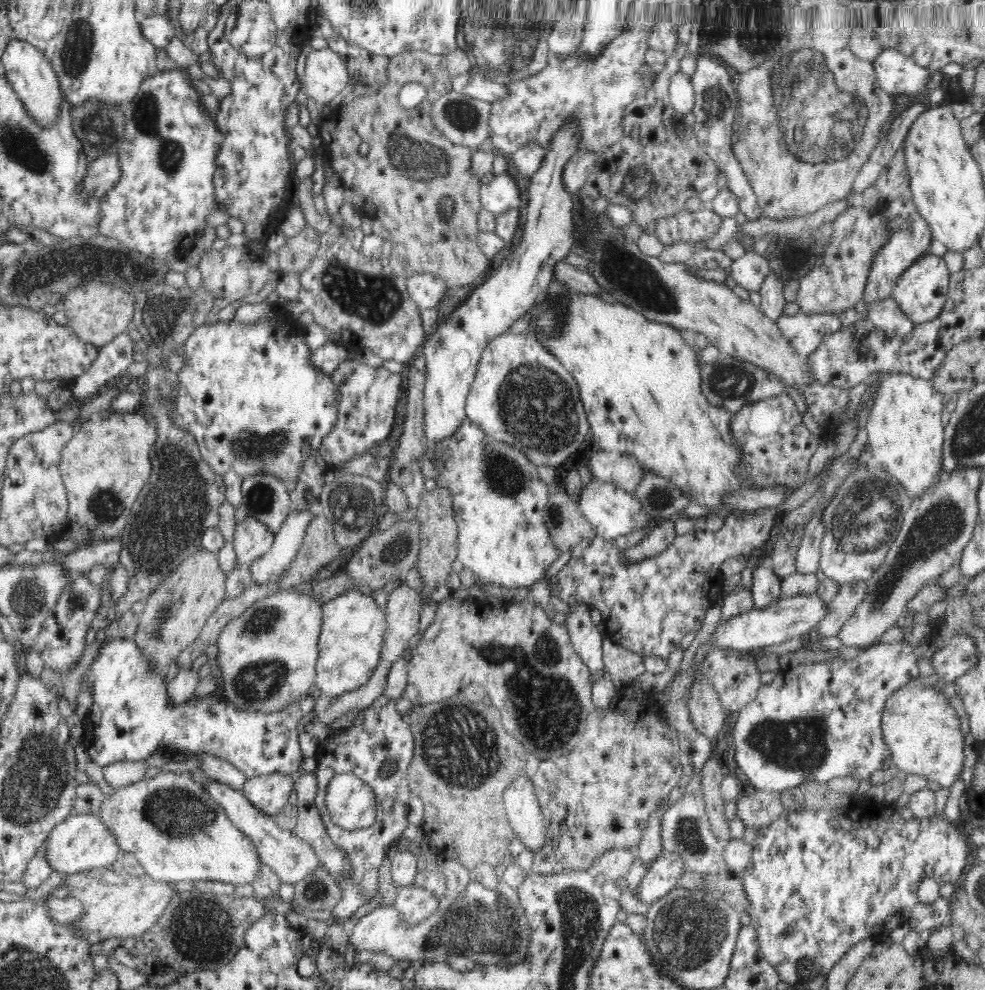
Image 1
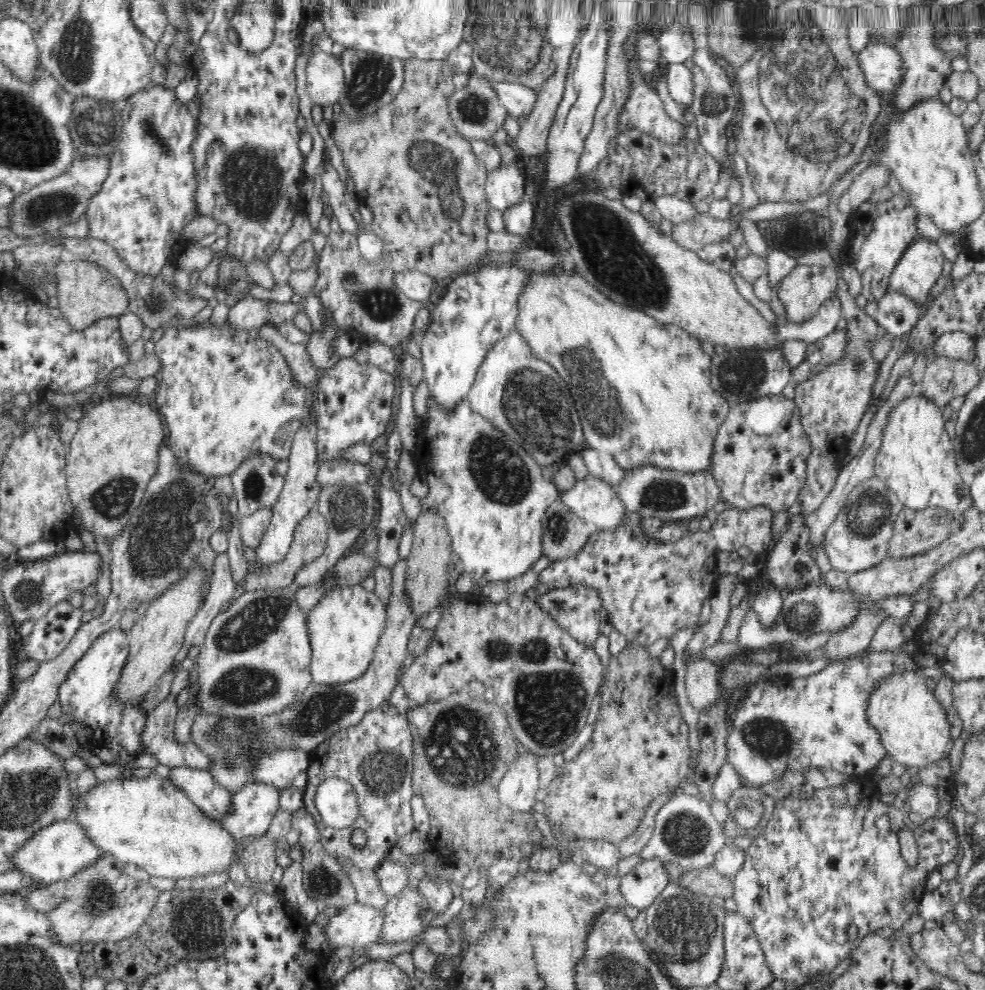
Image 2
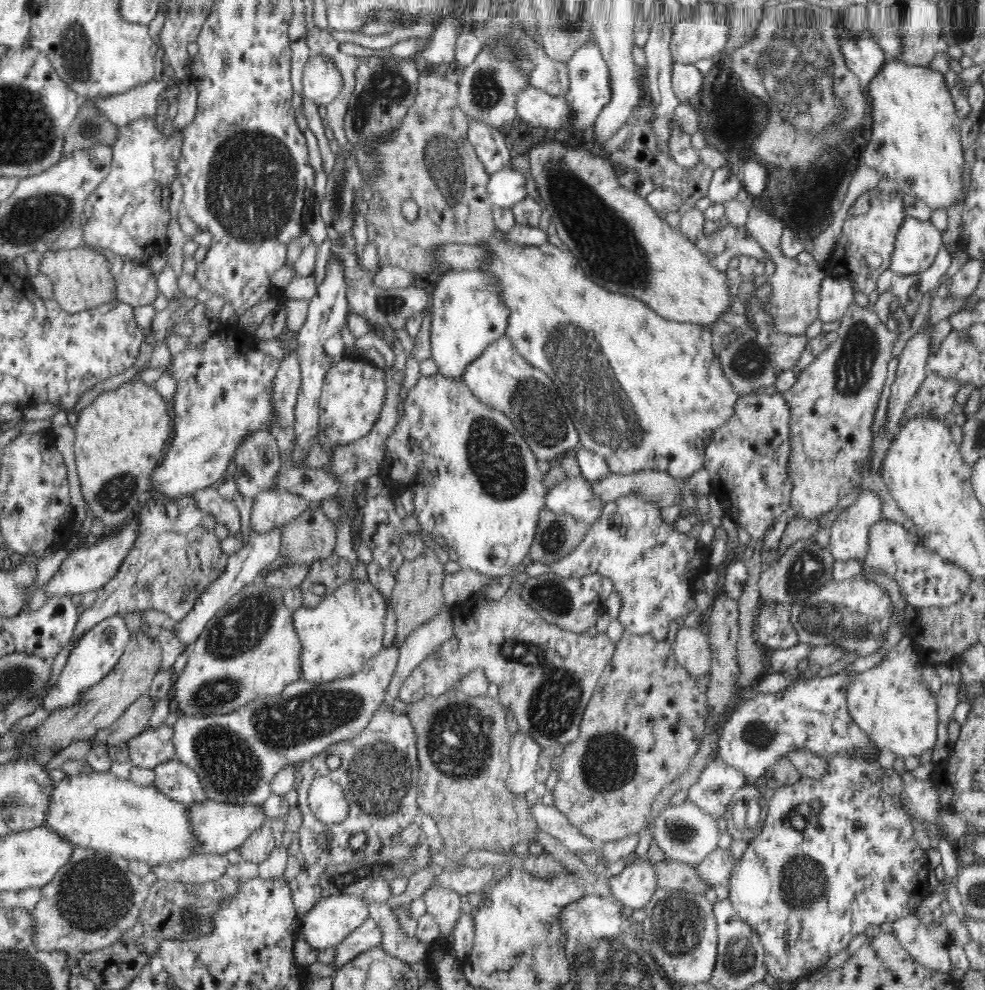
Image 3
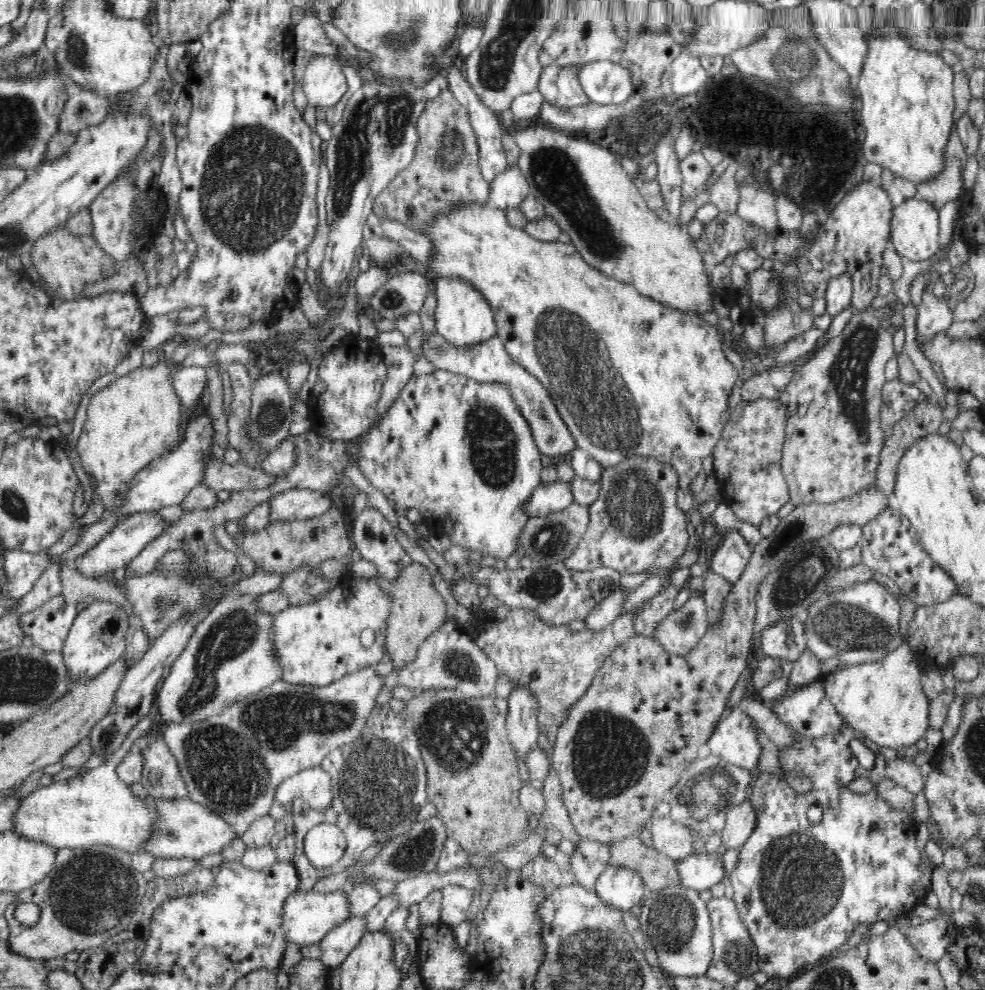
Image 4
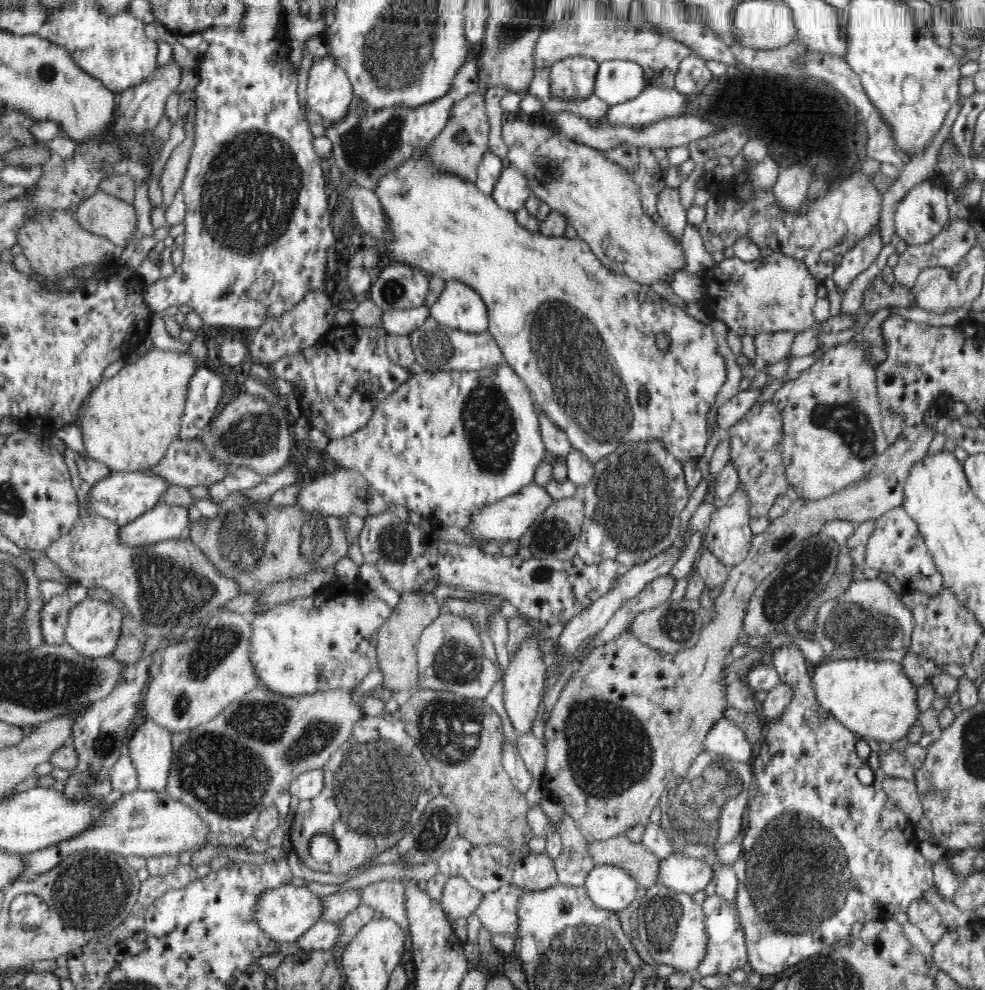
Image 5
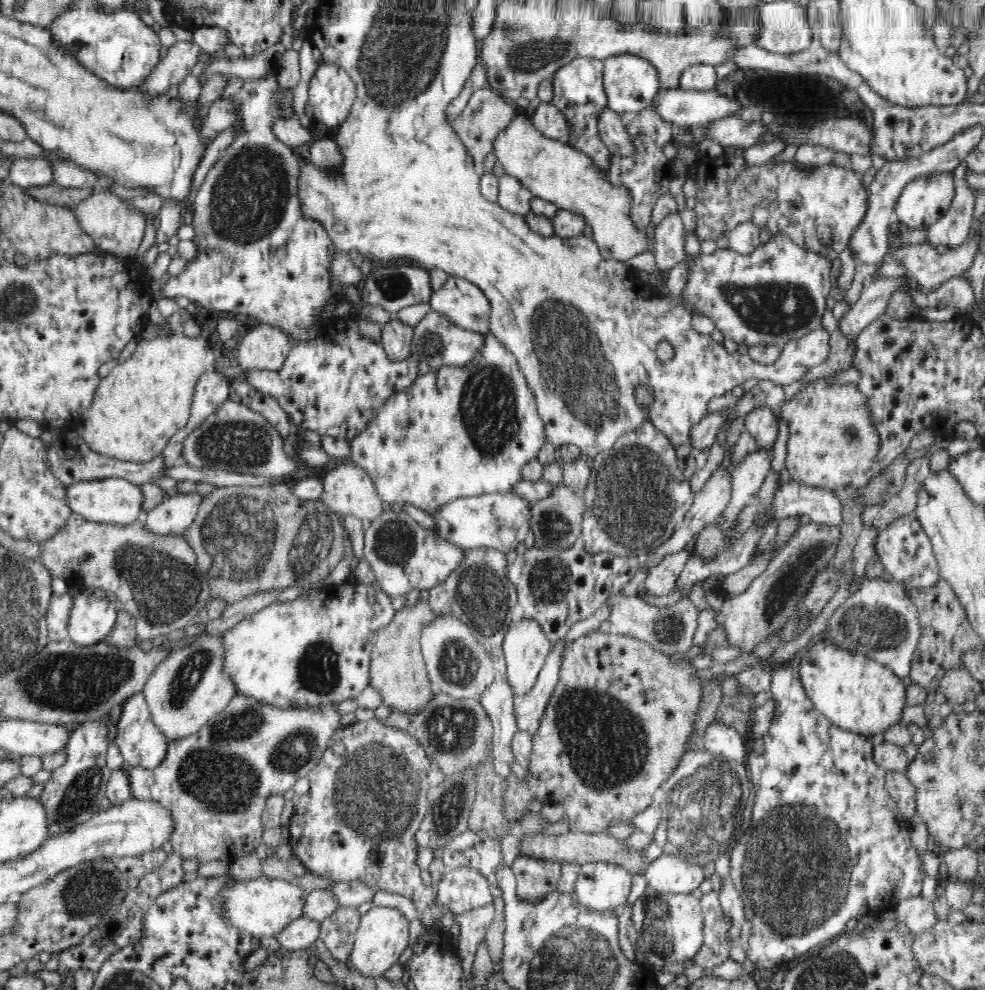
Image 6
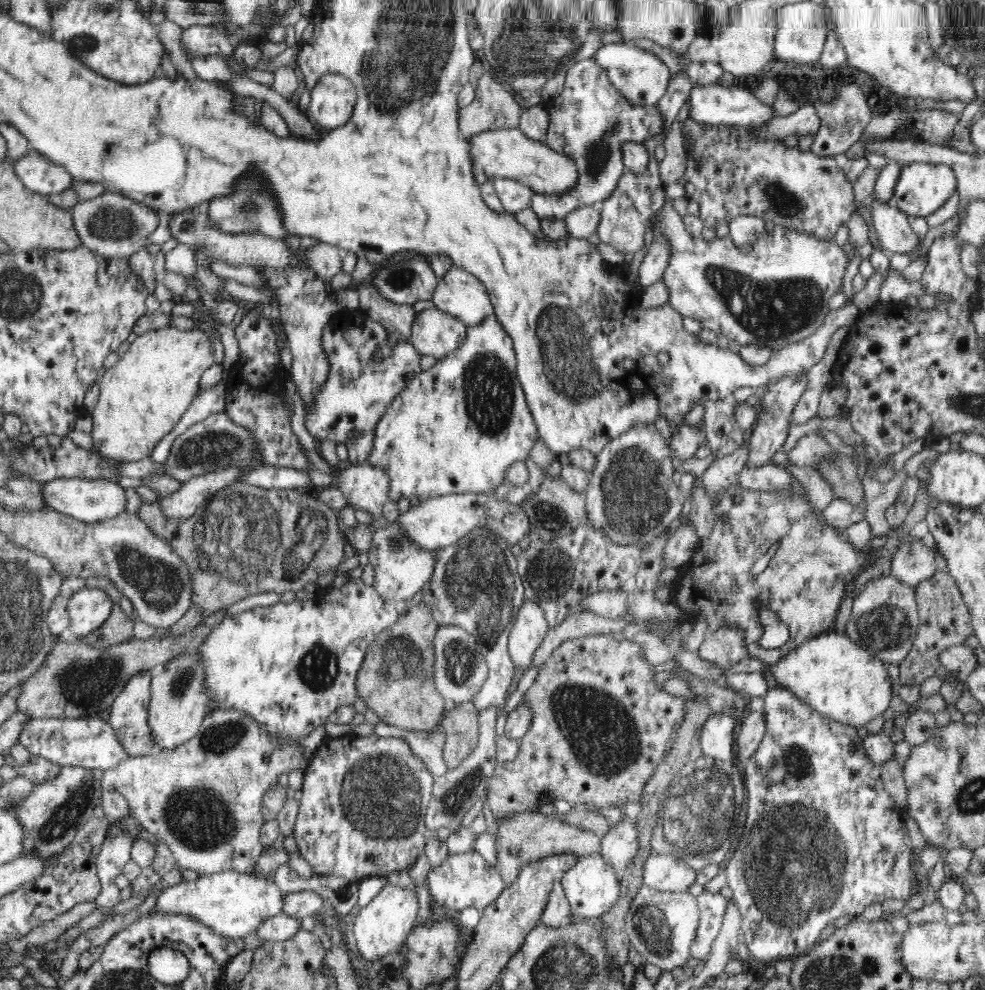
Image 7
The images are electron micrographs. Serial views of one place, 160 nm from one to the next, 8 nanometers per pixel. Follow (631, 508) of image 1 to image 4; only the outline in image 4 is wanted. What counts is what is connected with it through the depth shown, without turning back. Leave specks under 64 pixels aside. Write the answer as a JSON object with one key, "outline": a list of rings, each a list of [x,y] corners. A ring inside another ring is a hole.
{"outline":[[[553,464],[545,470],[541,484],[532,493],[533,496],[523,507],[530,519],[546,516],[554,511],[566,511],[566,508],[574,504],[570,483],[558,480],[558,470]]]}

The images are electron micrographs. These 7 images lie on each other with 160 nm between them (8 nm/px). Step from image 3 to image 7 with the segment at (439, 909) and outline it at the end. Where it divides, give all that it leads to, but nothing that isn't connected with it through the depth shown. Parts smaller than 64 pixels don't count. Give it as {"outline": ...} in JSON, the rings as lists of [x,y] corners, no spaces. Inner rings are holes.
{"outline":[[[475,849],[463,854],[450,855],[449,858],[438,867],[434,867],[428,874],[428,886],[432,897],[454,911],[462,911],[469,907],[476,908],[479,912],[486,909],[505,890],[504,881],[492,865],[486,863]]]}

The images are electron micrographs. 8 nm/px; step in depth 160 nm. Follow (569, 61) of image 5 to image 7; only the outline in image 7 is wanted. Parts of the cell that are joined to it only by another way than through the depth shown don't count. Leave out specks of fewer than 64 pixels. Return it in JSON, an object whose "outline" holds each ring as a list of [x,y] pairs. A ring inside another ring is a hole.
{"outline":[[[594,58],[579,60],[566,71],[563,91],[548,104],[550,126],[543,142],[568,156],[578,168],[578,182],[568,192],[538,194],[534,192],[531,209],[540,217],[564,219],[575,208],[601,205],[615,190],[618,179],[626,170],[622,143],[642,143],[663,129],[663,116],[657,105],[632,106],[608,80],[606,71]]]}

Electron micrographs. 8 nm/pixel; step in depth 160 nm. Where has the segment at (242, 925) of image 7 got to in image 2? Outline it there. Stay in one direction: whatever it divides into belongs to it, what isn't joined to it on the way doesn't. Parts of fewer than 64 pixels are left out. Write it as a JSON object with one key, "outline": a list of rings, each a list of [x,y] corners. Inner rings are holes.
{"outline":[[[353,903],[341,910],[322,928],[328,944],[355,949],[380,943],[385,913],[373,907]]]}

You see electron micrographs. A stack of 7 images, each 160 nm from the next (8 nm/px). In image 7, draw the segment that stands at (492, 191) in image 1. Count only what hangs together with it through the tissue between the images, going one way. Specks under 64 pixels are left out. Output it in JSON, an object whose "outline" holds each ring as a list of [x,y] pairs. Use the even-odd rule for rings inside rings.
{"outline":[[[495,177],[493,186],[504,210],[517,213],[530,207],[534,191],[524,183],[511,178]]]}

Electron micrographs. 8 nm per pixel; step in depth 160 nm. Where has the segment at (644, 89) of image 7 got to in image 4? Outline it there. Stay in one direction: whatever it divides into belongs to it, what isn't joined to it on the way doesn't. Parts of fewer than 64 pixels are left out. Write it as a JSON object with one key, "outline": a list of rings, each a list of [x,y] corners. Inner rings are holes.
{"outline":[[[584,63],[577,77],[590,103],[622,104],[634,94],[629,70],[618,64]]]}

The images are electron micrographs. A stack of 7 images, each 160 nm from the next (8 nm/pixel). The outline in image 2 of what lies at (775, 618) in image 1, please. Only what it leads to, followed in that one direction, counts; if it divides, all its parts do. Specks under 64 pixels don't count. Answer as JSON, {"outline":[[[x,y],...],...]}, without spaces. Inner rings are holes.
{"outline":[[[824,583],[810,584],[804,590],[792,590],[785,593],[782,608],[778,618],[775,620],[775,626],[771,630],[768,630],[768,627],[764,627],[760,623],[756,611],[752,610],[752,608],[748,609],[741,621],[736,642],[746,651],[766,650],[770,647],[777,647],[783,642],[795,641],[802,643],[807,636],[818,633],[833,634],[847,627],[862,608],[882,607],[886,618],[896,615],[908,617],[910,612],[912,612],[912,608],[914,608],[914,603],[910,595],[890,595],[880,598],[880,600],[861,602],[849,587],[840,589],[830,588]]]}

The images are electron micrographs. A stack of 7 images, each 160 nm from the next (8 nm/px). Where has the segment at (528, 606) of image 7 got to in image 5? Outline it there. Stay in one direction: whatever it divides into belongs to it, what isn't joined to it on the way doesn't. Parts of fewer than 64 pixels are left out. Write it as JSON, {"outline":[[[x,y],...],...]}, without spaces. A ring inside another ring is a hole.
{"outline":[[[526,638],[521,648],[510,656],[509,665],[503,678],[503,703],[514,730],[519,734],[528,734],[532,730],[532,722],[536,720],[538,706],[542,702],[546,690],[544,653],[533,638]]]}

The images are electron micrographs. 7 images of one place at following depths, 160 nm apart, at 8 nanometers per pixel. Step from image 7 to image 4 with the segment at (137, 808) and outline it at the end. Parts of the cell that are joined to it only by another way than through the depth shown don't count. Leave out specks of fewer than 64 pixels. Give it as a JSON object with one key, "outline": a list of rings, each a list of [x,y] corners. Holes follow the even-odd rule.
{"outline":[[[375,667],[360,669],[326,687],[290,684],[280,680],[239,700],[218,715],[209,715],[195,723],[167,723],[162,727],[162,735],[176,757],[189,798],[222,815],[226,823],[234,827],[237,837],[241,837],[256,818],[268,816],[268,811],[276,802],[276,789],[284,779],[301,770],[320,766],[328,753],[352,743],[361,735],[383,682]]]}

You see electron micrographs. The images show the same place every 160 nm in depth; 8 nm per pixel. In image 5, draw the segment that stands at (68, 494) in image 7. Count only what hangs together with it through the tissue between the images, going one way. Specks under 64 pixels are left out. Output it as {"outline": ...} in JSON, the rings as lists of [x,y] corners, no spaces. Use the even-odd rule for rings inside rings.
{"outline":[[[120,471],[112,473],[104,480],[100,480],[90,488],[89,500],[81,505],[82,509],[88,509],[92,515],[114,521],[119,527],[132,522],[142,514],[155,508],[168,490],[168,481],[146,471]]]}

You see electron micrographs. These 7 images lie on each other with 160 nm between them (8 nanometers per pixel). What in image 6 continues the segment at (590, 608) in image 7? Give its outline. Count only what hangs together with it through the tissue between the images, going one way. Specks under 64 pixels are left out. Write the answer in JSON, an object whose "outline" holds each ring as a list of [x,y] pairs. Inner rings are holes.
{"outline":[[[622,591],[612,594],[604,604],[611,606],[609,616],[610,622],[618,628],[622,634],[647,639],[654,650],[666,652],[667,654],[685,653],[693,648],[692,640],[698,628],[698,607],[696,607],[688,596],[677,601],[669,607],[656,607],[645,603],[638,597],[623,595]]]}

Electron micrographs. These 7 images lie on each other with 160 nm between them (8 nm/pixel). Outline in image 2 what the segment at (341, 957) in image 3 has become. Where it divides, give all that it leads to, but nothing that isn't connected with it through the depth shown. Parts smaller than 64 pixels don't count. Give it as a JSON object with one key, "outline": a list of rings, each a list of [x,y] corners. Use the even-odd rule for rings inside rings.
{"outline":[[[398,894],[387,902],[383,910],[385,918],[380,943],[404,942],[414,939],[425,930],[425,926],[422,926],[418,902],[420,896],[412,896],[412,894]]]}

